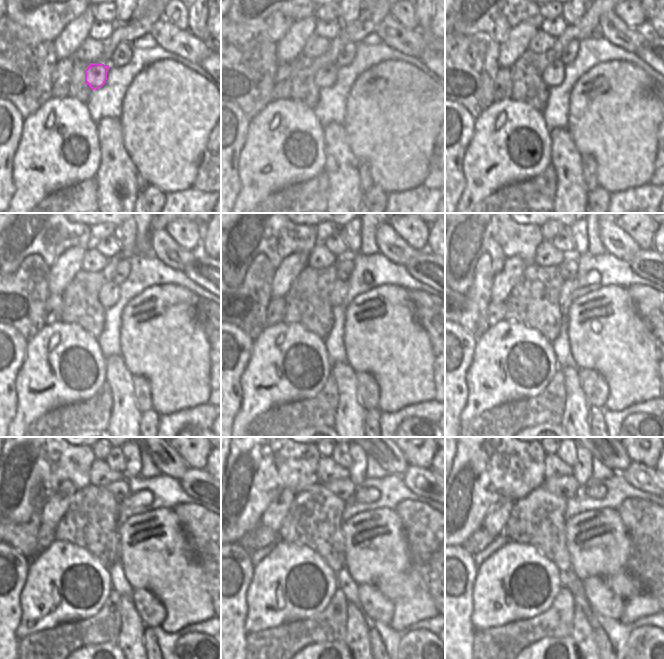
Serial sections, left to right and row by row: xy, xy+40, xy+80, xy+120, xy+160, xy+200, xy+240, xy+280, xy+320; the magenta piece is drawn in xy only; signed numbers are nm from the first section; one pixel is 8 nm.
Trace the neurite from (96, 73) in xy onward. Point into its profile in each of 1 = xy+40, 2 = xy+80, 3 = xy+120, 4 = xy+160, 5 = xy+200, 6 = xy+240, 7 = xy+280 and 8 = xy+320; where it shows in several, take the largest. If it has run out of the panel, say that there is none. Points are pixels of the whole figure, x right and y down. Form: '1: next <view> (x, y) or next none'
1: next xy+40 (325, 77)
2: next xy+80 (554, 75)
3: next xy+120 (109, 294)
4: next xy+160 (339, 290)
5: next xy+200 (568, 287)
6: next xy+240 (144, 497)
7: next xy+280 (369, 494)
8: next xy+320 (597, 491)

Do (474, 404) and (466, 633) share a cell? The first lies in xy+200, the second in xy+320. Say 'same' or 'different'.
different

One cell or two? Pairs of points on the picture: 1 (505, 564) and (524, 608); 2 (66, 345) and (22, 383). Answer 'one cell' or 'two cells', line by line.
1: one cell
2: one cell

